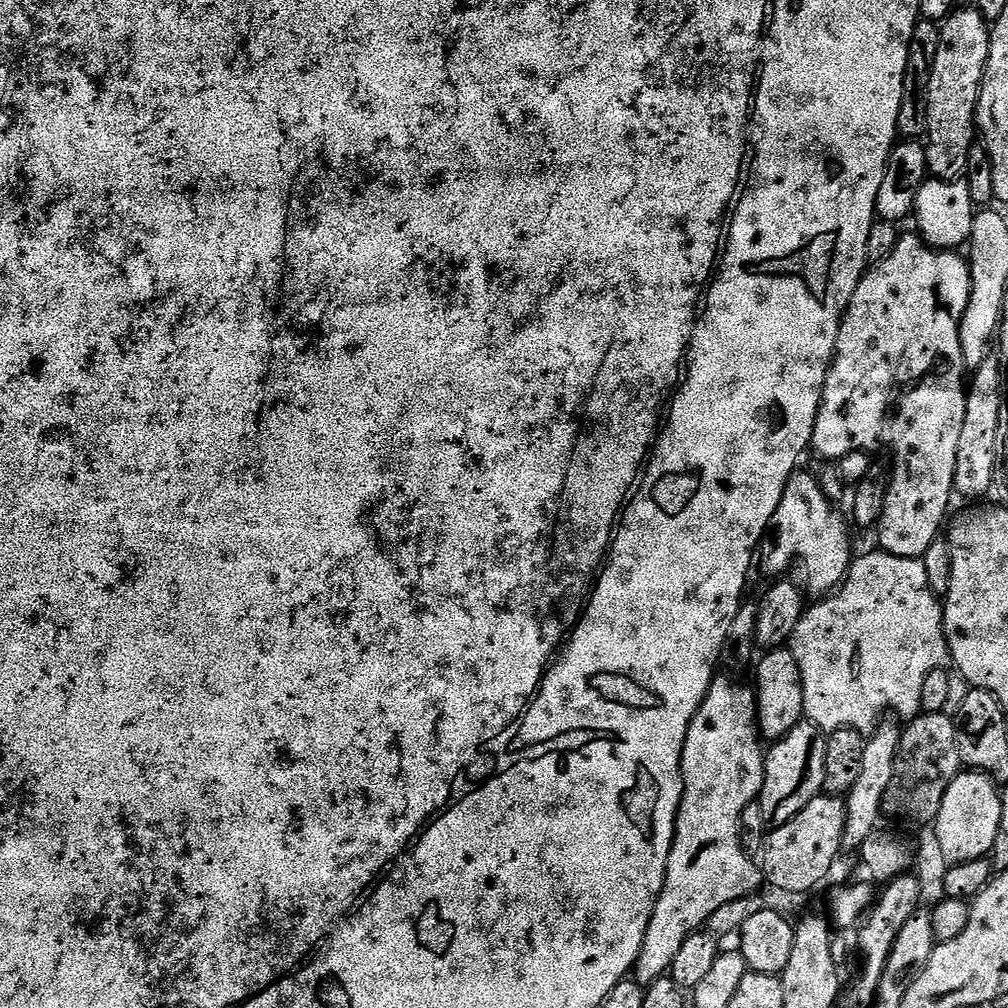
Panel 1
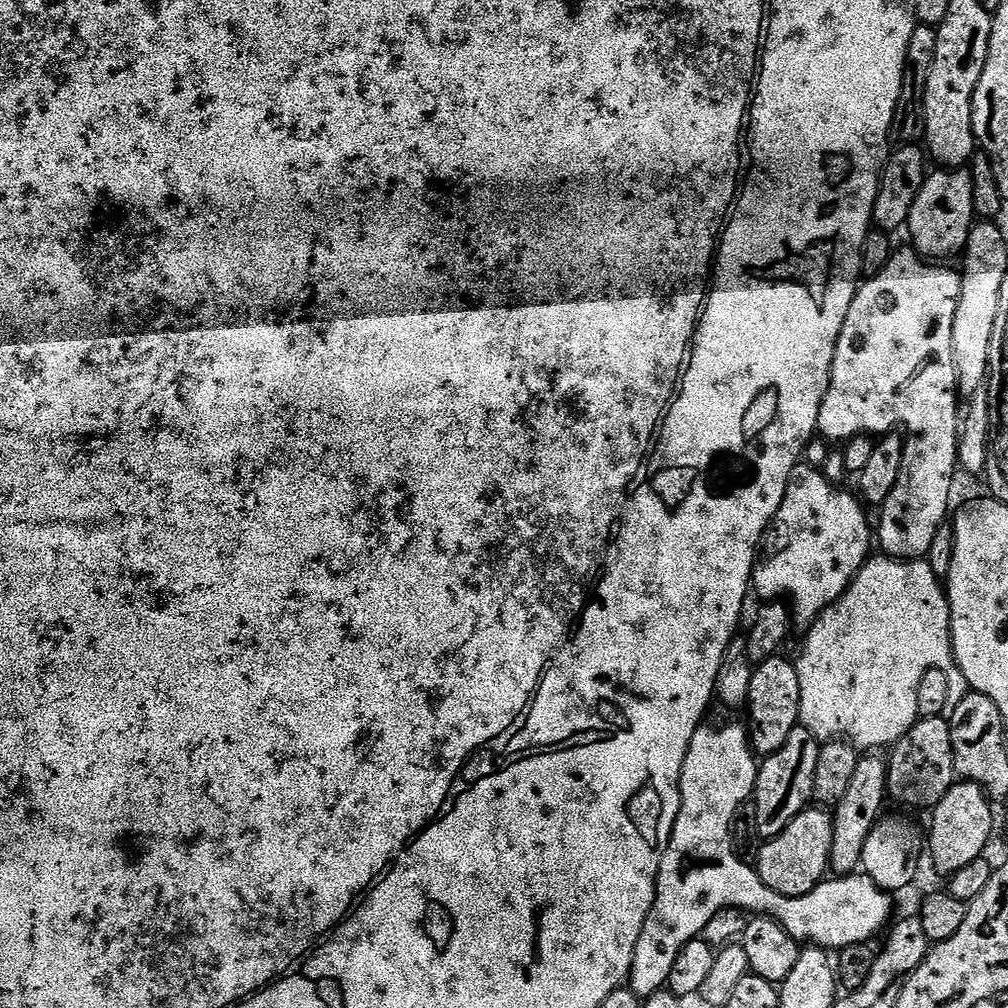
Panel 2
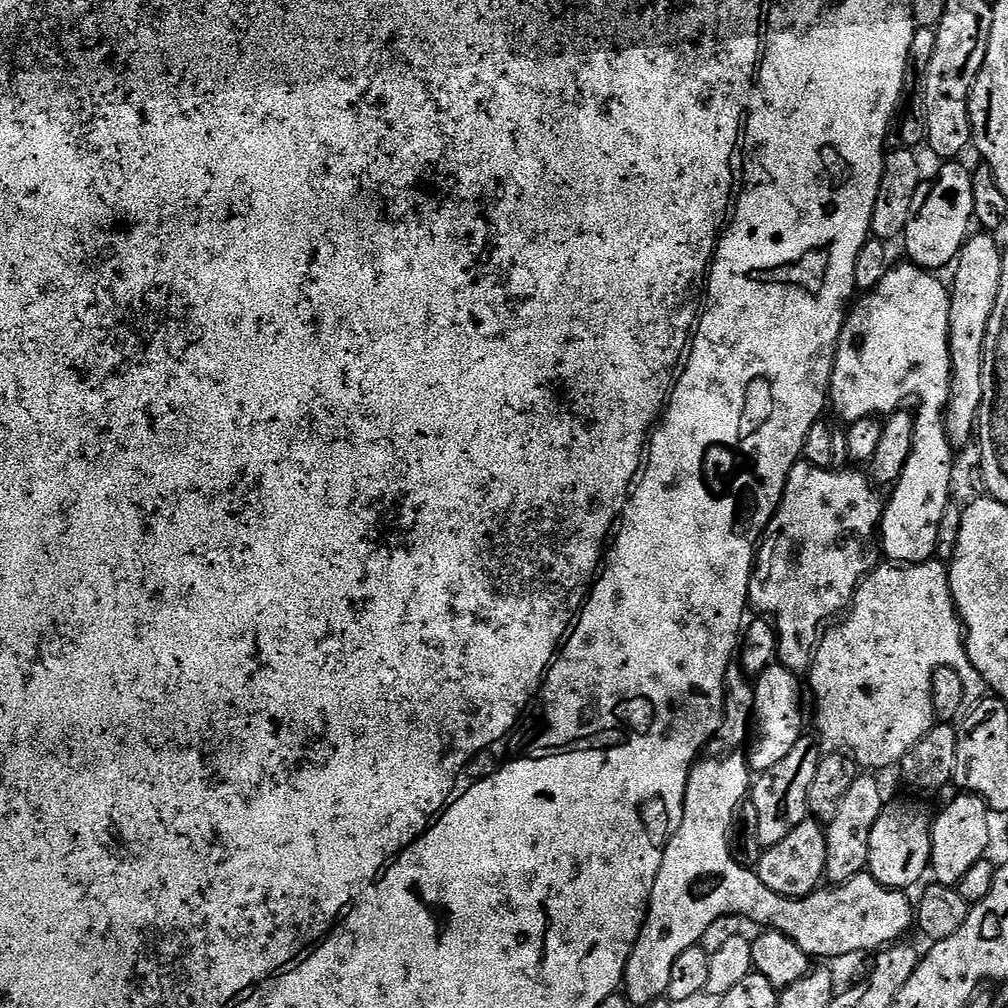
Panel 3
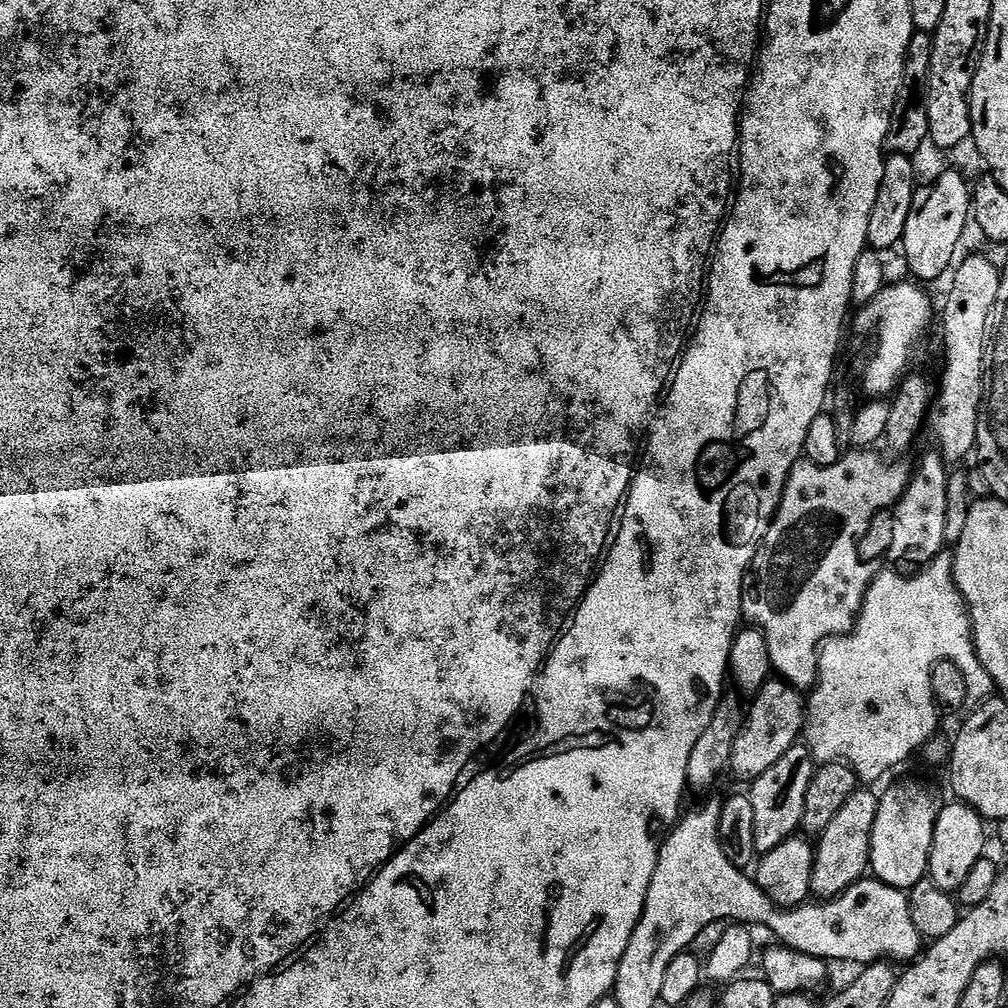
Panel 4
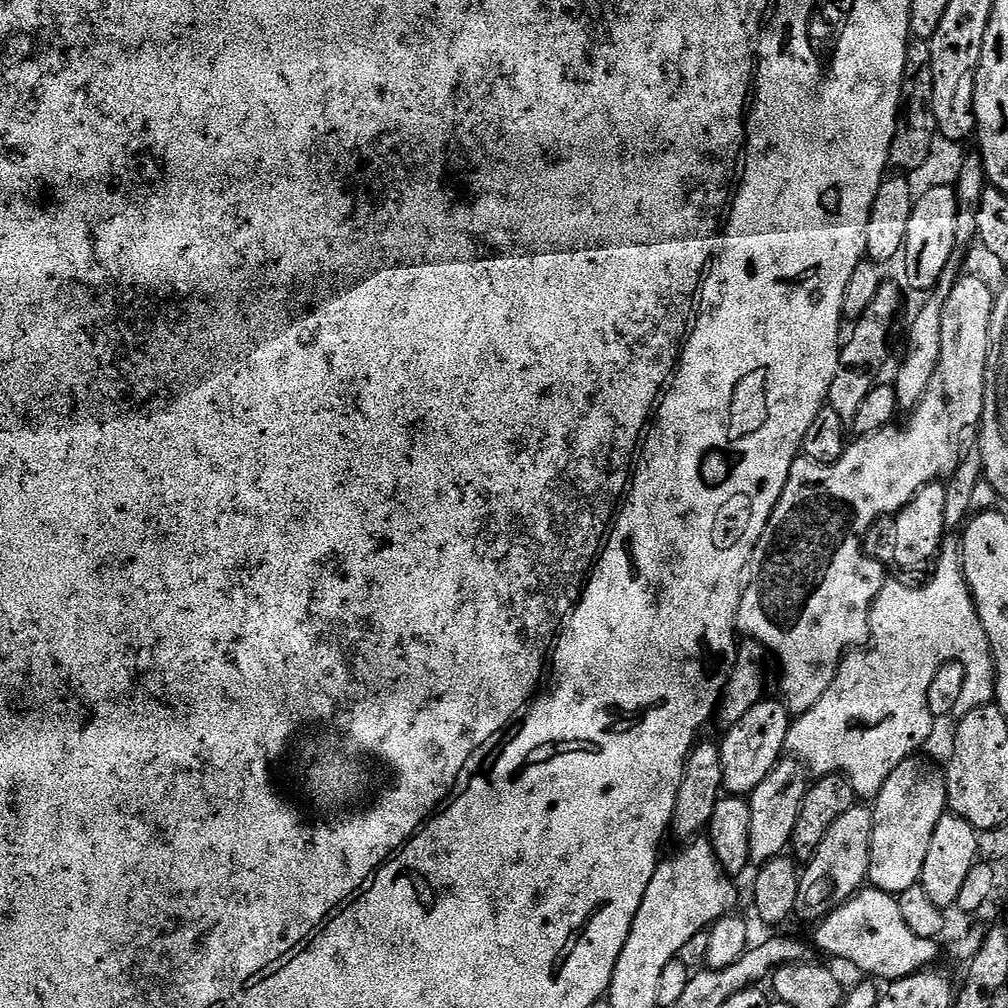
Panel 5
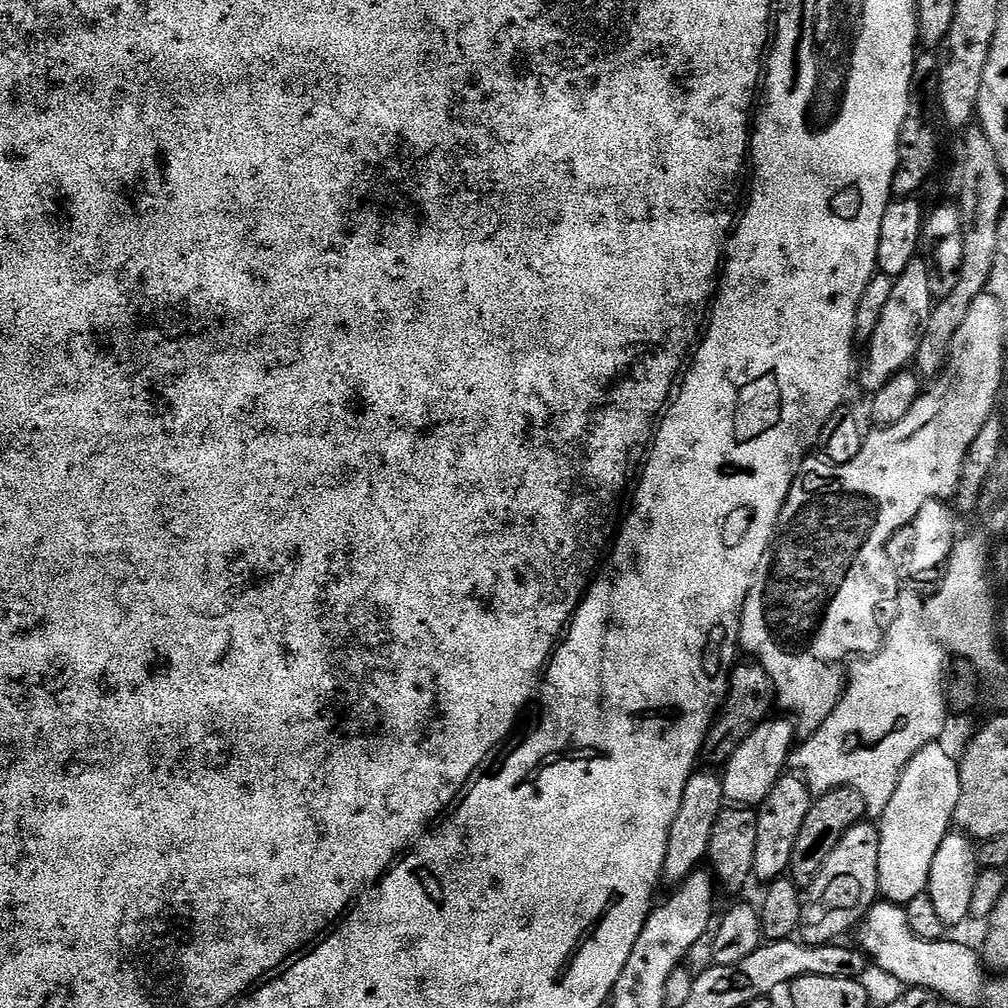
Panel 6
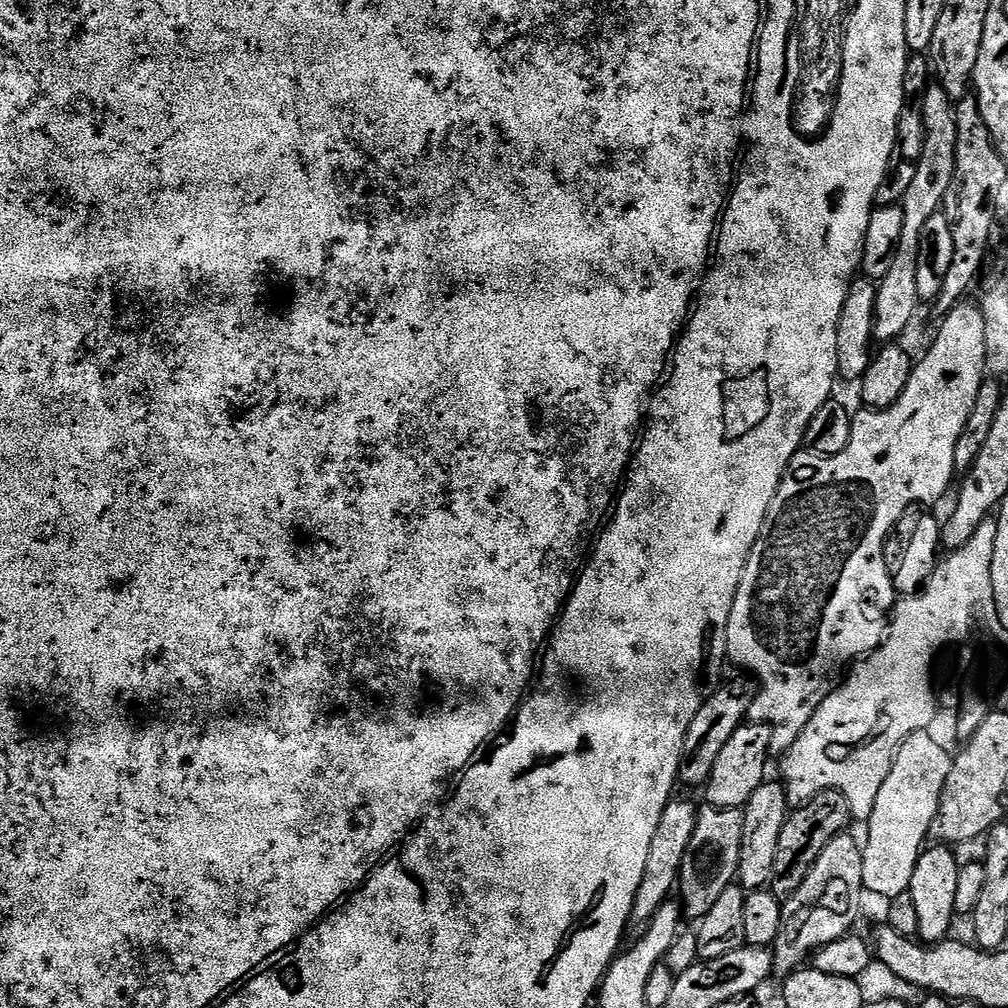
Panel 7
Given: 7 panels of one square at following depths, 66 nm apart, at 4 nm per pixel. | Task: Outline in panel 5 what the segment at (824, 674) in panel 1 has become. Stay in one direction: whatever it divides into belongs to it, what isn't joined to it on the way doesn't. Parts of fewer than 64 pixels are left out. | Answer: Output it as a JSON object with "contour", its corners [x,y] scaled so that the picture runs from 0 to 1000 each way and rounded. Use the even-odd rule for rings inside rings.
{"contour":[[[940,530],[937,533],[937,539],[931,549],[931,555],[928,557],[927,564],[929,568],[925,571],[922,579],[917,579],[914,583],[904,583],[901,579],[896,579],[893,575],[882,574],[876,581],[875,585],[869,590],[865,597],[865,614],[863,616],[863,642],[860,645],[845,645],[840,648],[833,656],[833,663],[829,666],[827,677],[823,681],[823,685],[819,685],[819,688],[815,688],[809,700],[803,706],[795,706],[787,713],[786,720],[782,724],[781,741],[786,742],[789,753],[801,762],[807,771],[827,770],[836,768],[841,771],[843,777],[847,780],[850,791],[868,792],[873,786],[873,782],[879,776],[879,772],[883,772],[883,768],[891,759],[902,752],[908,751],[909,746],[920,739],[921,733],[925,730],[925,721],[927,711],[921,699],[921,686],[927,677],[927,669],[940,655],[955,655],[963,657],[968,651],[968,639],[973,641],[979,640],[980,634],[976,628],[976,622],[972,620],[972,613],[968,608],[968,599],[964,596],[964,587],[960,584],[960,578],[956,572],[956,554],[954,551],[954,540],[951,535],[948,536],[947,531]]]}

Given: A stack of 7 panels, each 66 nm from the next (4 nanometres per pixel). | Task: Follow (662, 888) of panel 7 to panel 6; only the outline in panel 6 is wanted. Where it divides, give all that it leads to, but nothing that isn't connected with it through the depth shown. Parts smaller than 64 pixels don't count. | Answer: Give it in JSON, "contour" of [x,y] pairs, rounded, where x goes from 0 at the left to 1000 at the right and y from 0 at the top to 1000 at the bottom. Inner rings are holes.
{"contour":[[[688,765],[677,784],[677,796],[668,810],[664,819],[660,851],[658,853],[658,872],[674,875],[691,860],[690,857],[699,850],[702,841],[702,831],[710,809],[715,806],[719,797],[718,783],[713,769],[706,766]],[[690,857],[690,858],[689,858]]]}

